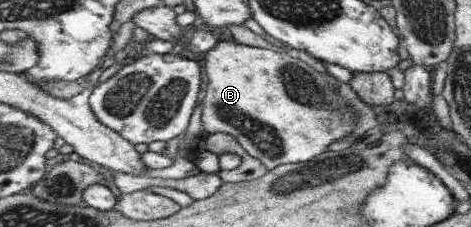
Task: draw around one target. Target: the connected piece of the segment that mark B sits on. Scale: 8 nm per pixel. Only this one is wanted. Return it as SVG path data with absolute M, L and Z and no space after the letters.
M233 38L229 40L220 40L220 42L211 51L204 54L204 69L208 79L205 94L201 103L202 114L201 122L205 126L205 130L209 134L213 133L227 133L237 138L239 144L249 153L251 156L255 156L257 160L261 160L269 170L273 170L281 165L289 163L302 163L309 162L315 157L325 154L329 150L329 146L341 138L349 138L349 134L353 134L357 130L357 118L355 118L355 108L351 104L345 104L345 98L343 94L339 92L335 87L331 87L329 79L319 73L313 66L309 66L307 62L299 60L299 58L292 58L287 53L279 53L273 50L265 50L265 48L253 48L253 46L245 46L245 44L239 44Z

